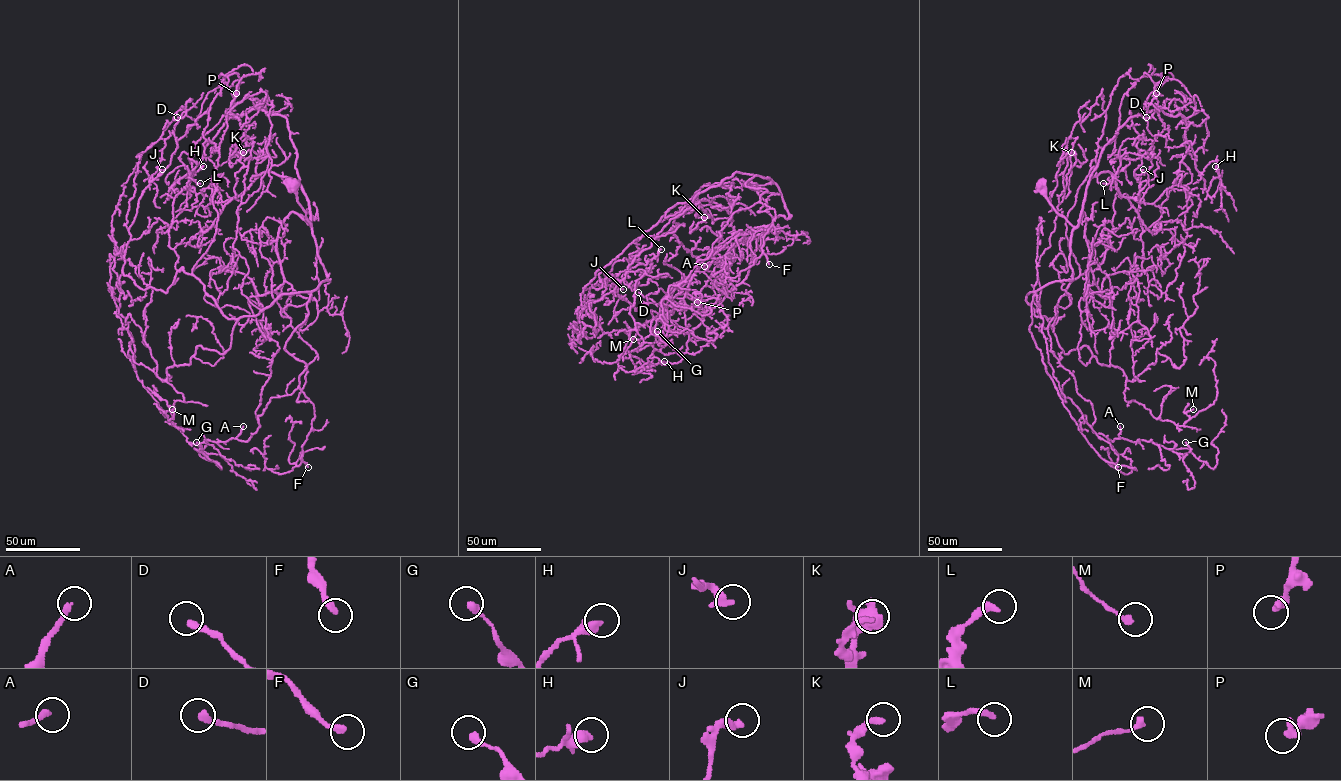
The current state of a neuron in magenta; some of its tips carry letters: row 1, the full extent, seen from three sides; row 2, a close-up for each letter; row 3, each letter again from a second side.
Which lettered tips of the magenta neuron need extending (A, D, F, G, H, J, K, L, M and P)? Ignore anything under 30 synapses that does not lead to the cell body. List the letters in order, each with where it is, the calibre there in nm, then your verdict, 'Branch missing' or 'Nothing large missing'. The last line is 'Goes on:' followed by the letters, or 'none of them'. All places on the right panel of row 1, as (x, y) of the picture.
A: Place: (1120, 426). Thickness 220 nm. Branch missing
D: Place: (1146, 117). Thickness 260 nm. Nothing large missing
F: Place: (1118, 467). Thickness 280 nm. Branch missing
G: Place: (1185, 442). Thickness 320 nm. Nothing large missing
H: Place: (1215, 166). Thickness 360 nm. Nothing large missing
J: Place: (1143, 169). Thickness 400 nm. Nothing large missing
K: Place: (1071, 152). Thickness 190 nm. Nothing large missing
L: Place: (1103, 183). Thickness 300 nm. Nothing large missing
M: Place: (1193, 409). Thickness 240 nm. Nothing large missing
P: Place: (1156, 93). Thickness 360 nm. Nothing large missing
Goes on: A, F

